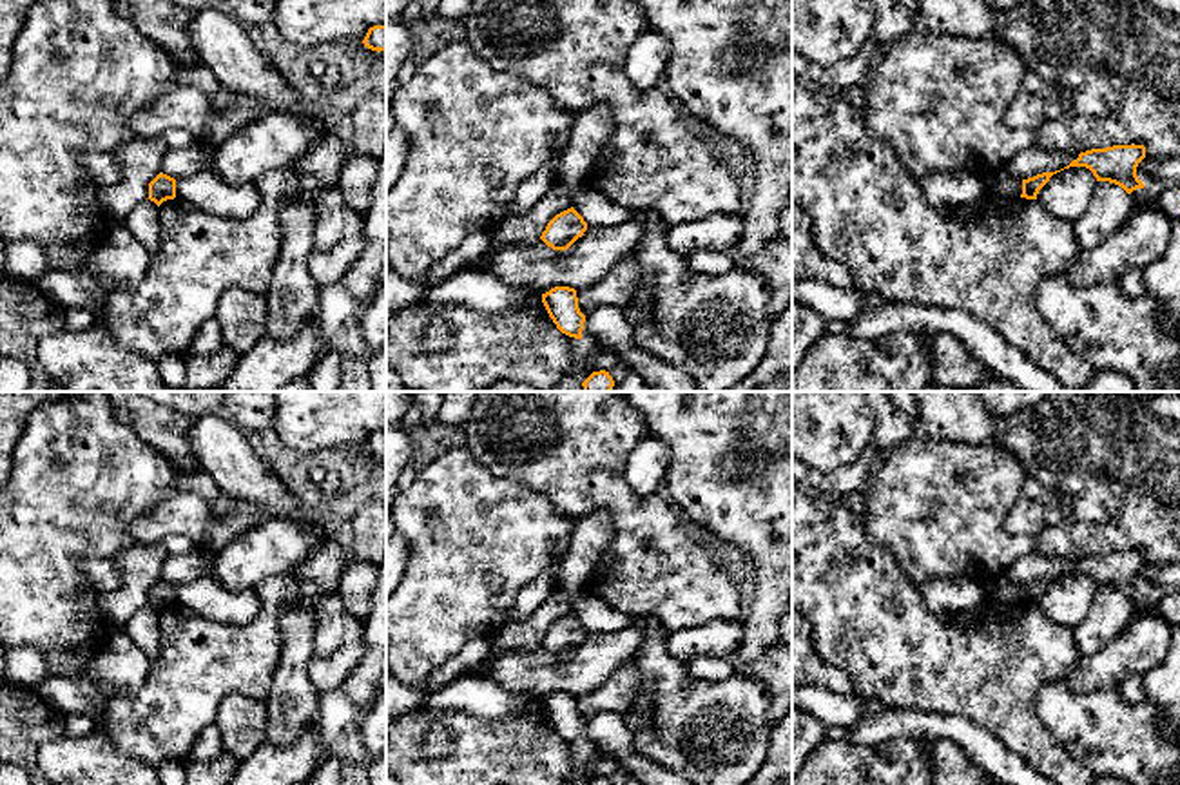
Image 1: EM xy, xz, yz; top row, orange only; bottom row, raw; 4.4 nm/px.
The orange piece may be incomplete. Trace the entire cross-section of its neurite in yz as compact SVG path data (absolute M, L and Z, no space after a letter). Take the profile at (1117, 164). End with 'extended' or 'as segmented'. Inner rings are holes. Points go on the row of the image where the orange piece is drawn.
M1113 145L1080 152L1068 167L1086 167L1097 181L1109 181L1122 187L1127 194L1146 185L1136 176L1138 163L1146 158L1144 145Z; as segmented

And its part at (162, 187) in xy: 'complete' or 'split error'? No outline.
complete

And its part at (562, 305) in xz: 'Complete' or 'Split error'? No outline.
Complete

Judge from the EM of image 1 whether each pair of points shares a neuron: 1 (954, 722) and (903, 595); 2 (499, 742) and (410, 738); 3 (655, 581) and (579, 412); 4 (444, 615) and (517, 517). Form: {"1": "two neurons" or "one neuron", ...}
{"1": "two neurons", "2": "one neuron", "3": "one neuron", "4": "one neuron"}

